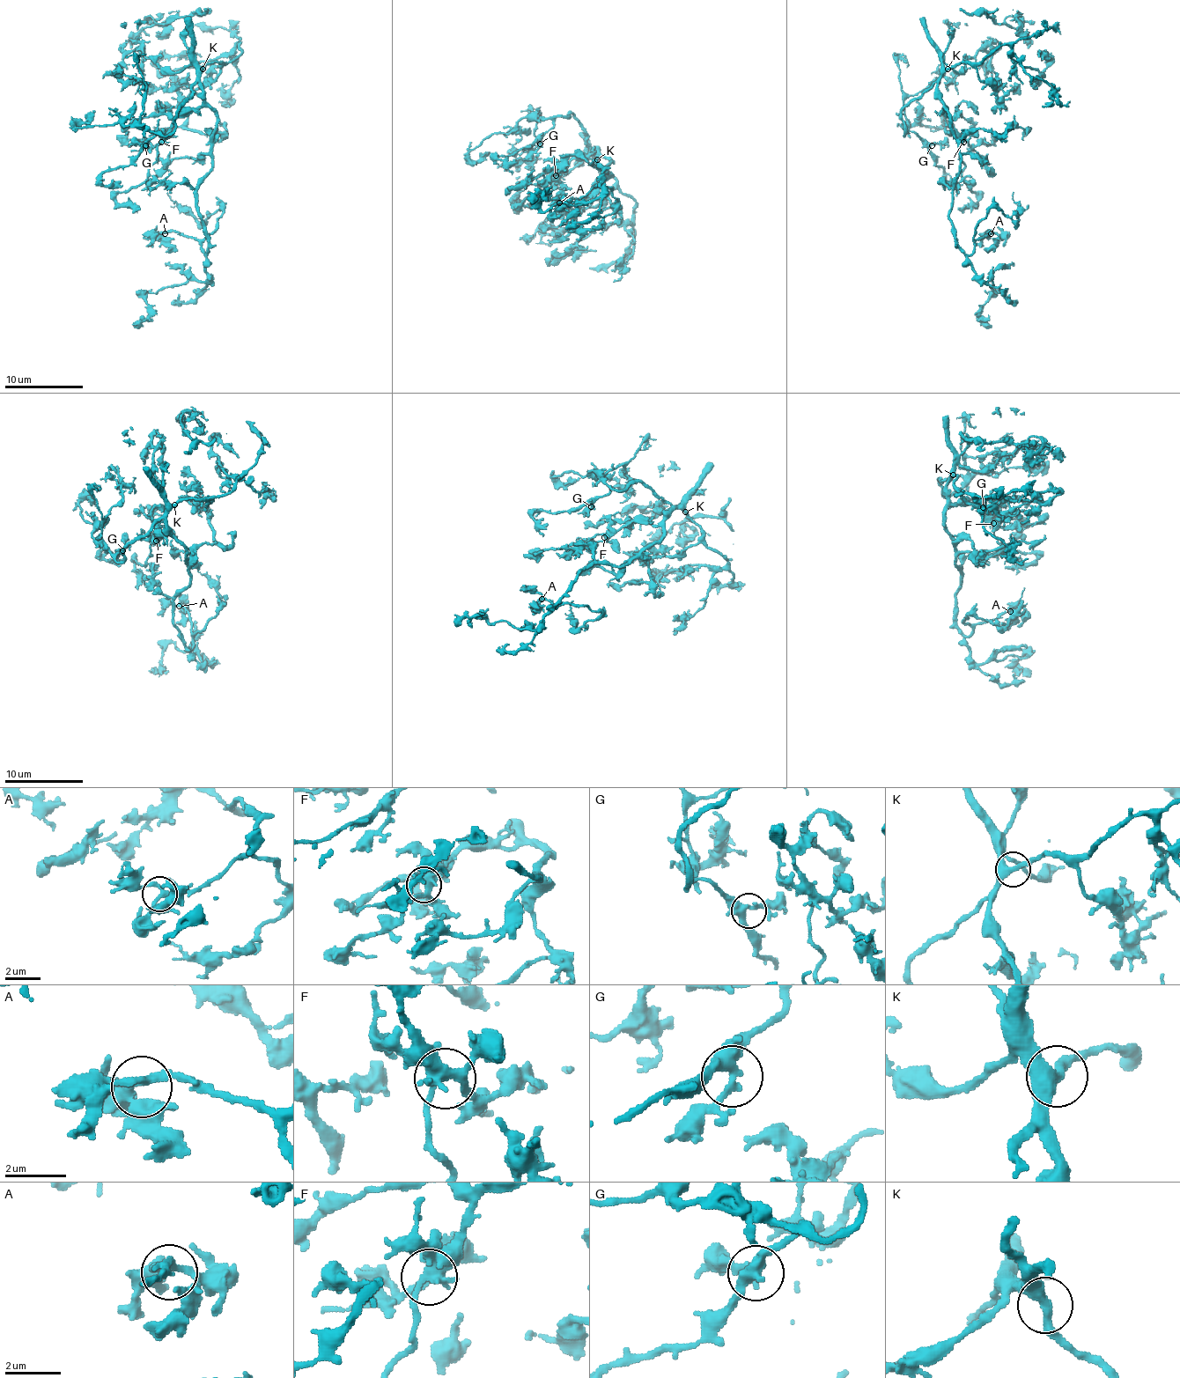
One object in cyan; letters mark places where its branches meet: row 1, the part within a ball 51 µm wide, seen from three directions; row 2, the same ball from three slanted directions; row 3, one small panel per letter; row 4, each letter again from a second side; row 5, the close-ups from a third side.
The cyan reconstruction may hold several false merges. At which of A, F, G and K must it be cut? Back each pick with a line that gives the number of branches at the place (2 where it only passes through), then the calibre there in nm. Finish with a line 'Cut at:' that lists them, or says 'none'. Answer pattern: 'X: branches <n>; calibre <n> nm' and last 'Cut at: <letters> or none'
Cut at: none

